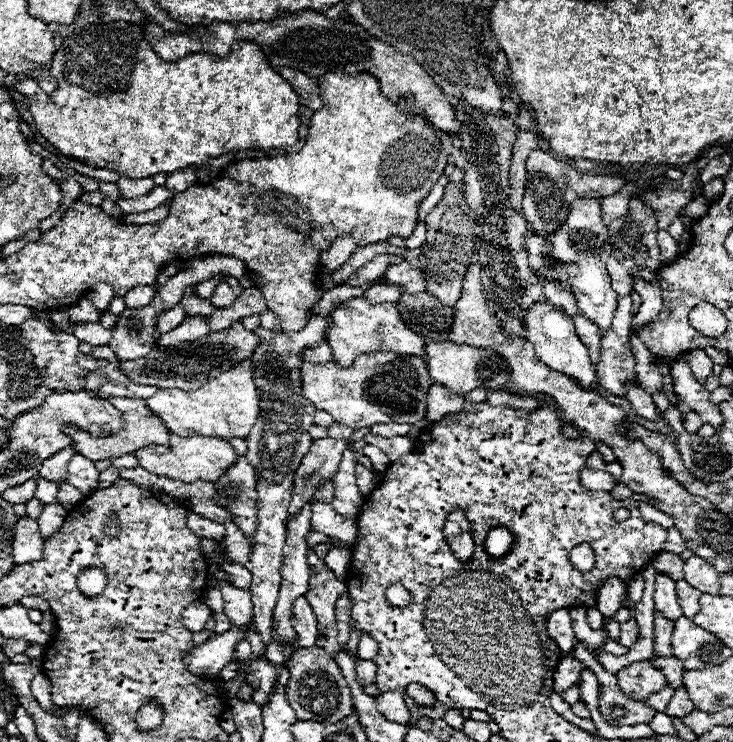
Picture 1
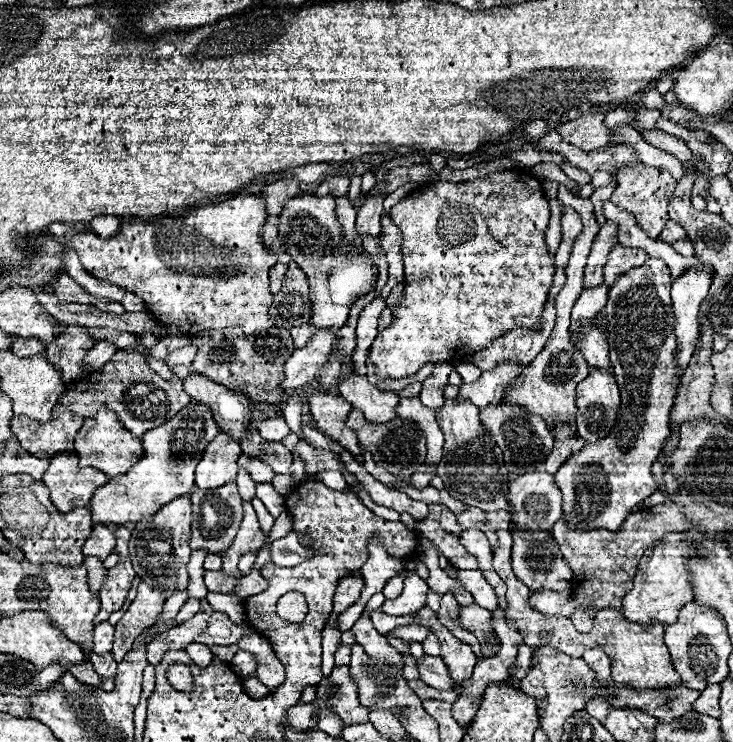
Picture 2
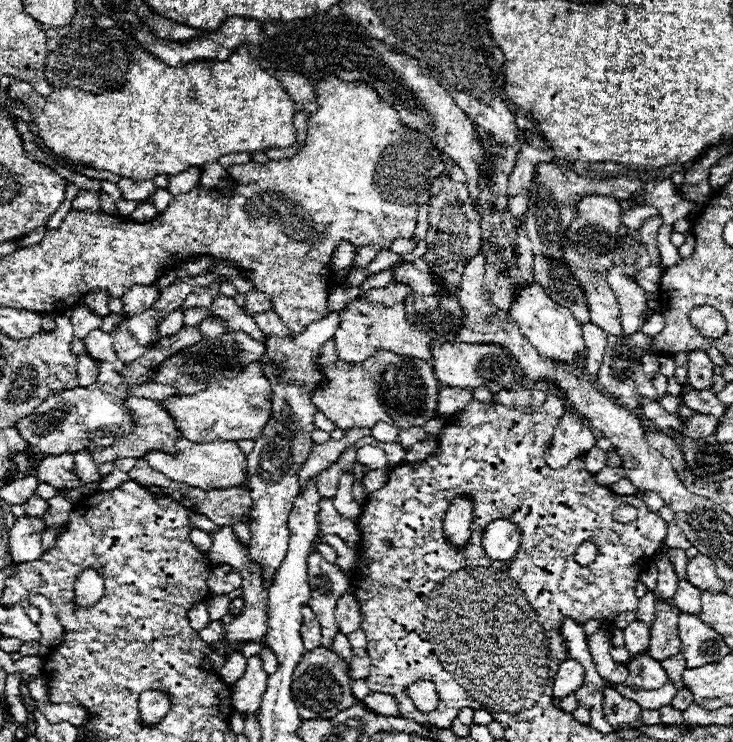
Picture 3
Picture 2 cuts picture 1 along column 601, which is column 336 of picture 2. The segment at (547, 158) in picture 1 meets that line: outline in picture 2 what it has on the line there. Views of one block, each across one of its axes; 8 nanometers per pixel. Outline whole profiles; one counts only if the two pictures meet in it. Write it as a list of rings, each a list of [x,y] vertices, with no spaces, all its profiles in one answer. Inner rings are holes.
[[[328,176],[316,190],[318,196],[334,196],[334,198],[340,198],[344,194],[348,194],[348,186],[350,186],[350,178],[348,176]]]

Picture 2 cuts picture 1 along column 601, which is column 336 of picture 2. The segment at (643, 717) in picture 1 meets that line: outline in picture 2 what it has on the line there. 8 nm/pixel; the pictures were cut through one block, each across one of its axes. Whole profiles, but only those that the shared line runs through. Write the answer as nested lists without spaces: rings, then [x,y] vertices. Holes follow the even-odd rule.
[[[334,666],[330,676],[334,682],[332,708],[336,714],[340,714],[344,724],[358,724],[358,722],[368,720],[368,710],[362,708],[362,704],[358,702],[358,692],[356,692],[356,684],[350,676],[350,668]]]

